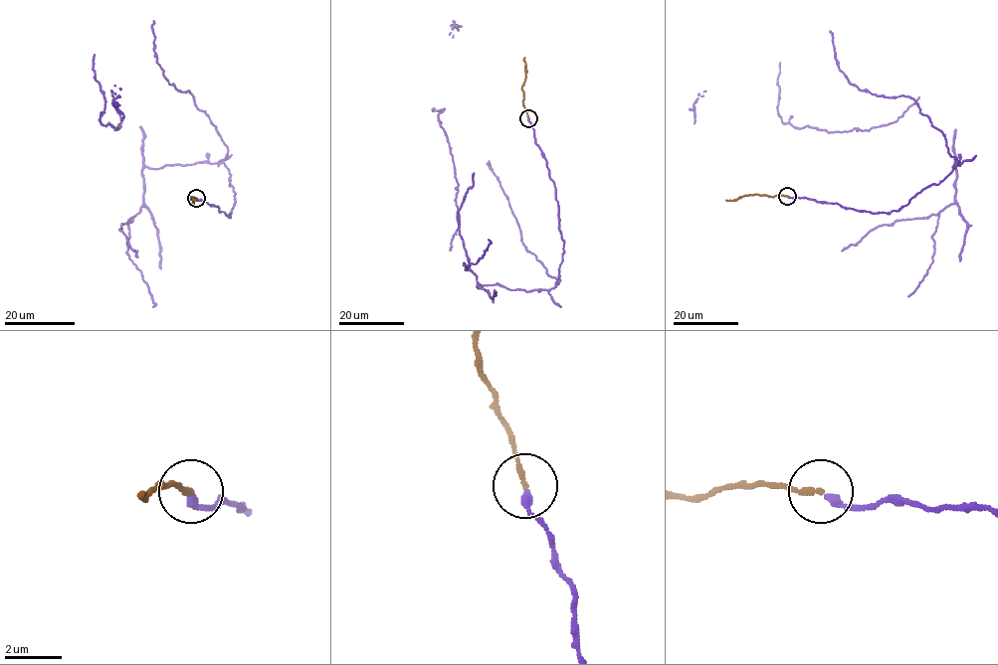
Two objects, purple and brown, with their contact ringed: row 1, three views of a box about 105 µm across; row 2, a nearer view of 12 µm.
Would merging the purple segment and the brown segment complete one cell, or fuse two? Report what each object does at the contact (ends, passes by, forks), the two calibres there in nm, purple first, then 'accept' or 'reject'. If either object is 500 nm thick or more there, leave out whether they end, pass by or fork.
purple ends | brown ends | 260/170 nm | accept

